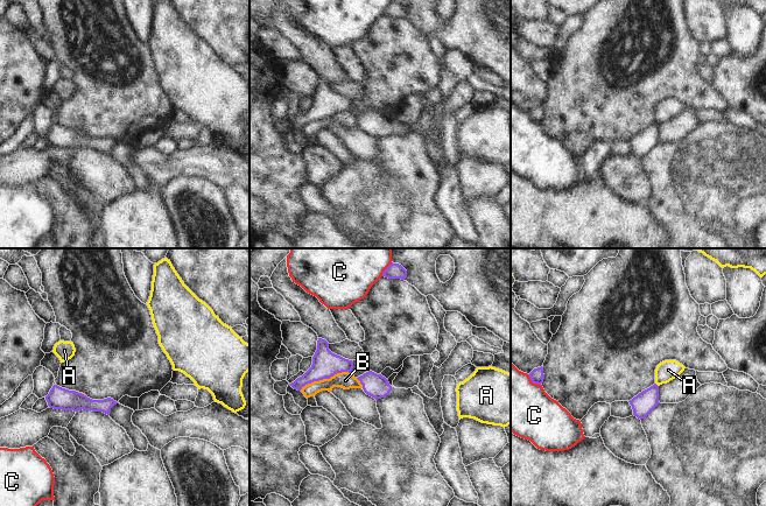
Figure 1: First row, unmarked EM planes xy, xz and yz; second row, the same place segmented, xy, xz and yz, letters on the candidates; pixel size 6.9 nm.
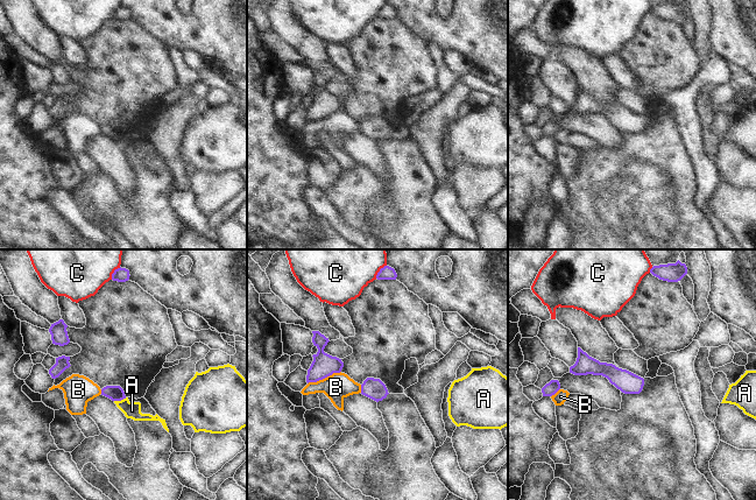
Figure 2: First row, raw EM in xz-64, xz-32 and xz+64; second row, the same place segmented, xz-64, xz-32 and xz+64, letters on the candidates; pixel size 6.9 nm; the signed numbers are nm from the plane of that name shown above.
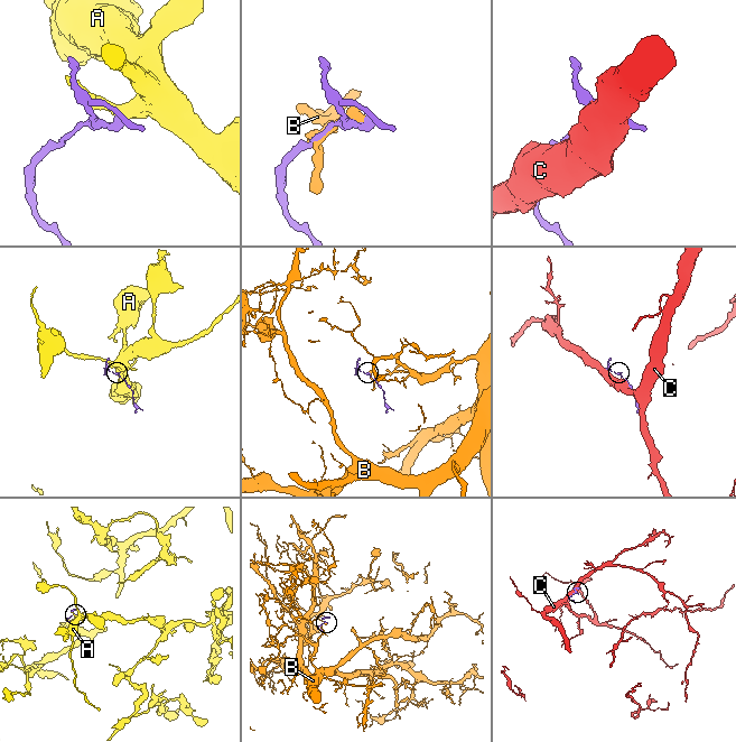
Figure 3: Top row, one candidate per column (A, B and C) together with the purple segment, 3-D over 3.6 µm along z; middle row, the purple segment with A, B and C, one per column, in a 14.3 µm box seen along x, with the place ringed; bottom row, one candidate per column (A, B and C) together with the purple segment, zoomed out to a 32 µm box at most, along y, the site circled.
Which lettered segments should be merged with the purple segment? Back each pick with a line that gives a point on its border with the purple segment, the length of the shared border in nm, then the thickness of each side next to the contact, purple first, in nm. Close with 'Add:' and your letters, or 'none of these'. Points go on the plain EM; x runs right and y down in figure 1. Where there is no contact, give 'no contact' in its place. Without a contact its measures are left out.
Add: none of these

